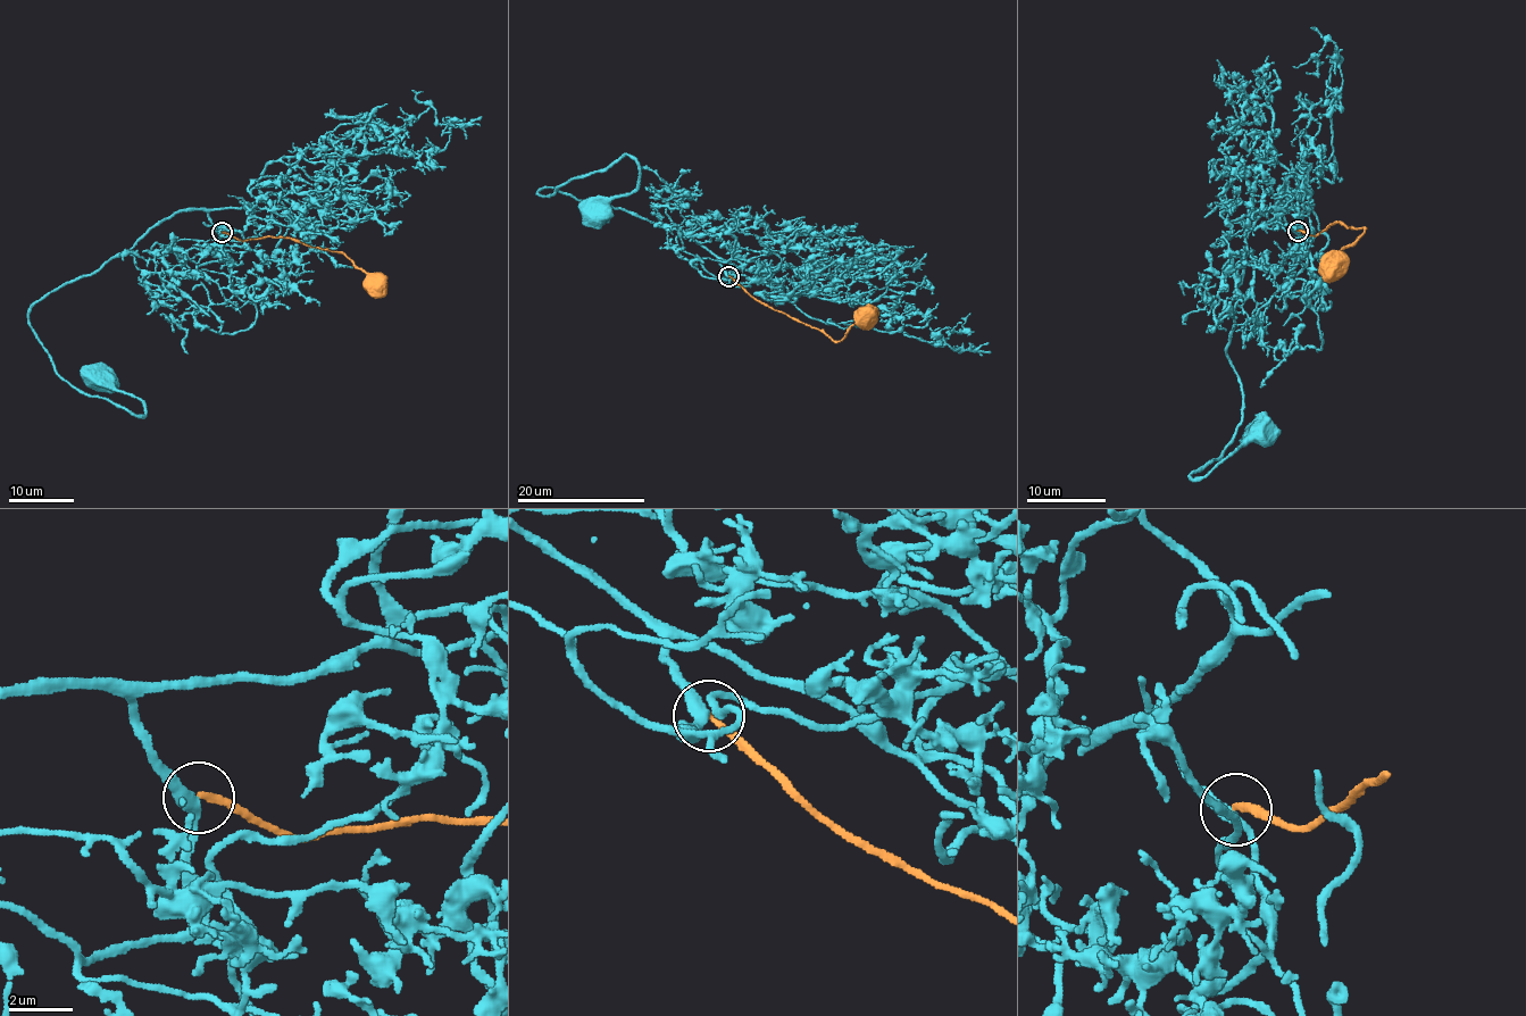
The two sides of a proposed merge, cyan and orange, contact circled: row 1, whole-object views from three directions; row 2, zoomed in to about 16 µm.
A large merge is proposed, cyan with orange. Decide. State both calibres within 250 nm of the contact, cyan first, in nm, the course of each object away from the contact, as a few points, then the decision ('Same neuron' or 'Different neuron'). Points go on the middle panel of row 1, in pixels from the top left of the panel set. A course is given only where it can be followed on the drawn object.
Thickness 340 nm (cyan) against 200 nm. Course of cyan: (728, 276), (673, 226), (545, 186), (538, 192), (550, 194), (632, 158), (640, 181), (595, 211). Course of orange: (728, 276), (750, 294), (824, 331), (834, 341), (841, 340), (856, 323), (869, 323), (869, 317). Different neuron

